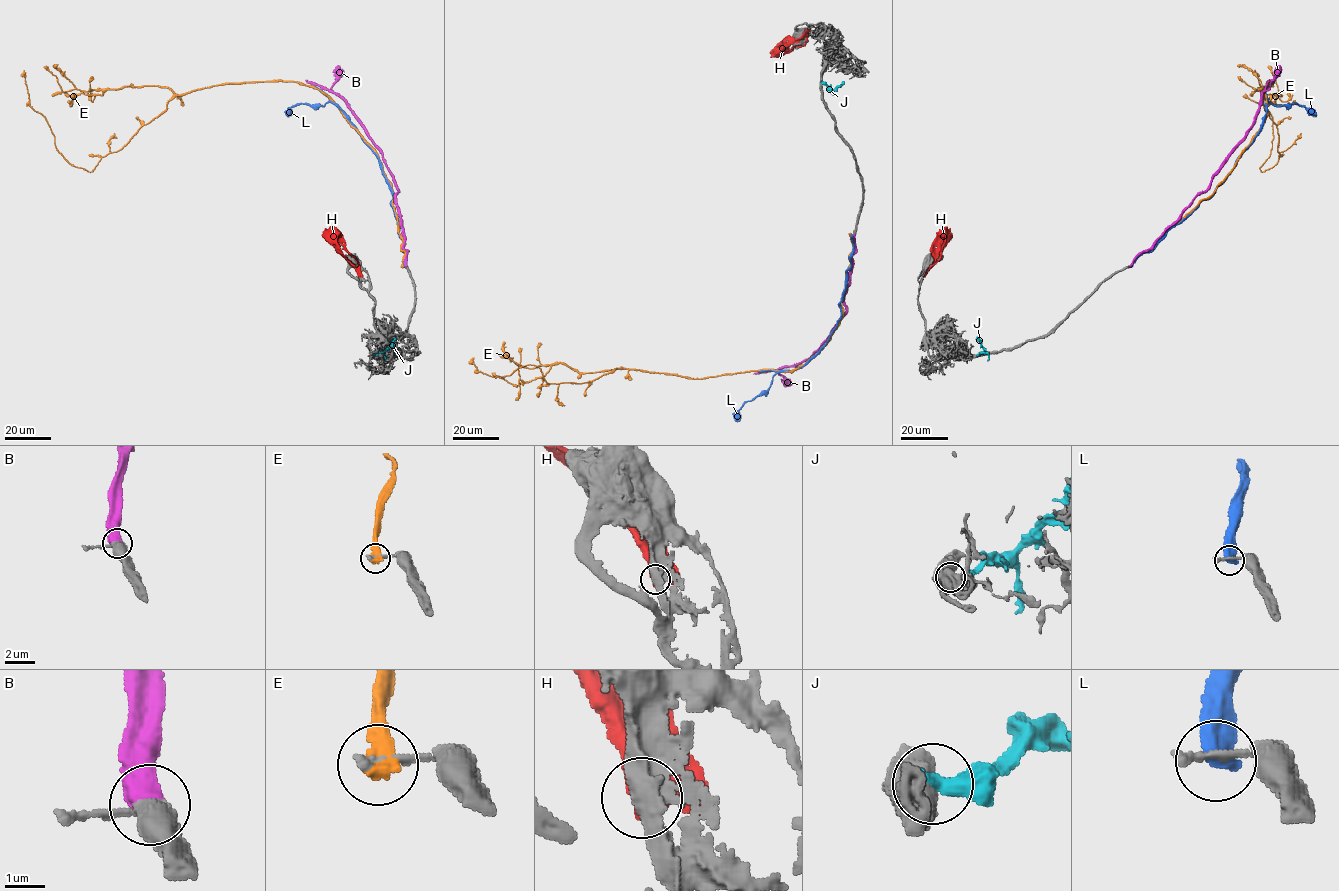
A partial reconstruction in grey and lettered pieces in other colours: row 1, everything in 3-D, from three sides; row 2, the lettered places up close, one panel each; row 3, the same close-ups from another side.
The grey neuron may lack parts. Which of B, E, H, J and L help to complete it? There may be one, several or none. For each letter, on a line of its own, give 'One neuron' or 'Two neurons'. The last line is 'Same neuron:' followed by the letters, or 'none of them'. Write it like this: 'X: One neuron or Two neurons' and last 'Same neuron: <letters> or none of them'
B: One neuron
E: Two neurons
H: Two neurons
J: Two neurons
L: Two neurons
Same neuron: B

